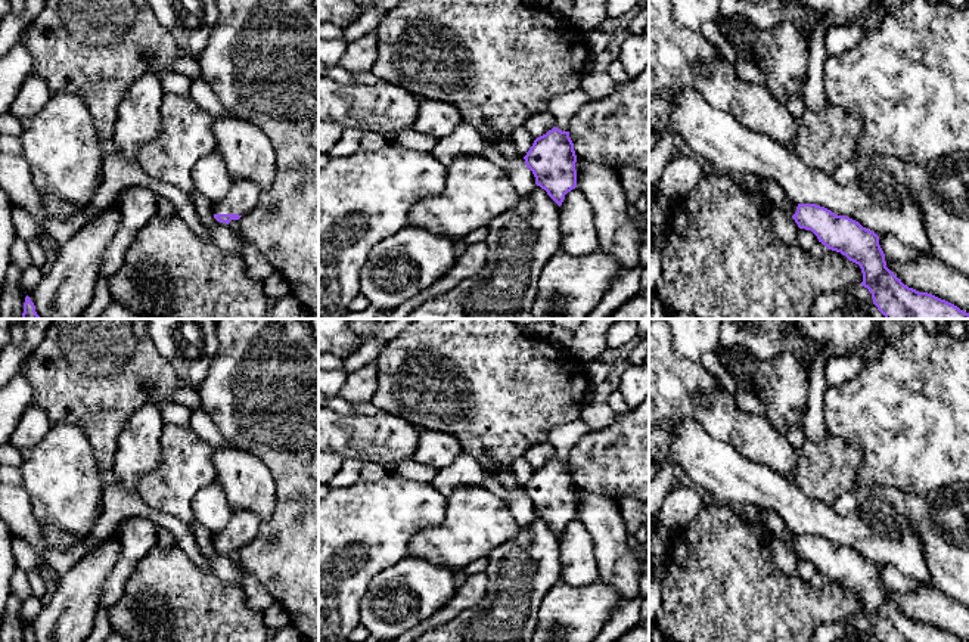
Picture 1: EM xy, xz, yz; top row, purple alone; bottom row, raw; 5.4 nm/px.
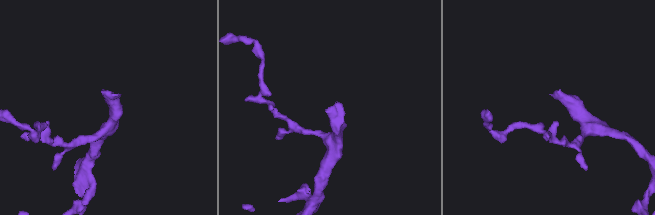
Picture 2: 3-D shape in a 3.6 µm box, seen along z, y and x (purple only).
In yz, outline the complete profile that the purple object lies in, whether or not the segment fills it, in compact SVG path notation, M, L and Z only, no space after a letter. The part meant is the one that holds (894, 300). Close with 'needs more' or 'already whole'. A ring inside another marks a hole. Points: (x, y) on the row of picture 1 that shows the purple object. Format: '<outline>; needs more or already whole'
M758 179L757 190L767 199L768 205L776 205L788 211L799 229L811 230L827 249L841 252L850 261L858 264L863 273L861 286L869 289L873 304L885 319L969 319L969 313L960 310L957 306L904 285L901 279L886 267L879 236L863 227L858 221L847 215L835 214L816 204L795 204L776 182L767 179Z; needs more

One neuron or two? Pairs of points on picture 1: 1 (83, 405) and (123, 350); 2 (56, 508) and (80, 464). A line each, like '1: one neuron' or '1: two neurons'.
1: one neuron
2: one neuron

